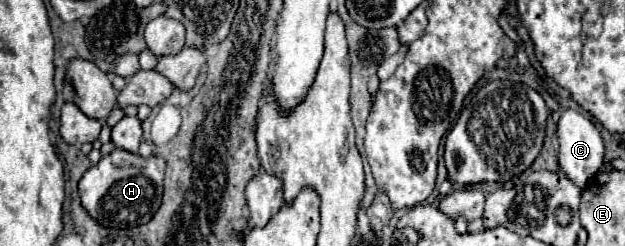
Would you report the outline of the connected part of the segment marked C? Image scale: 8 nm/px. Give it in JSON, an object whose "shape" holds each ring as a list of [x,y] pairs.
{"shape":[[[566,109],[558,121],[558,141],[560,141],[560,153],[558,153],[558,163],[564,171],[566,177],[570,177],[576,185],[584,187],[602,167],[604,163],[604,139],[600,131],[594,127],[590,119],[580,115],[574,109]]]}

